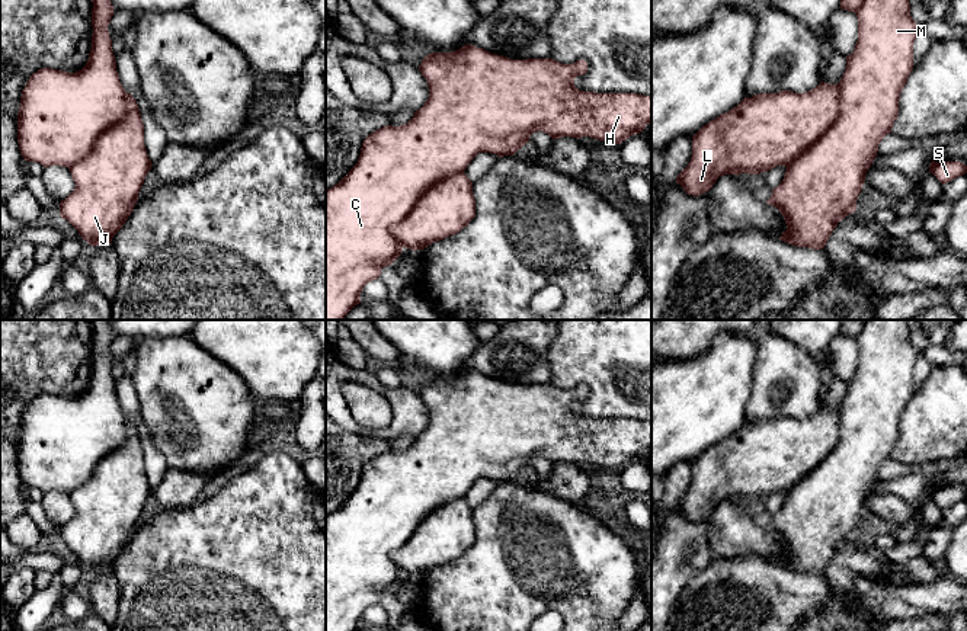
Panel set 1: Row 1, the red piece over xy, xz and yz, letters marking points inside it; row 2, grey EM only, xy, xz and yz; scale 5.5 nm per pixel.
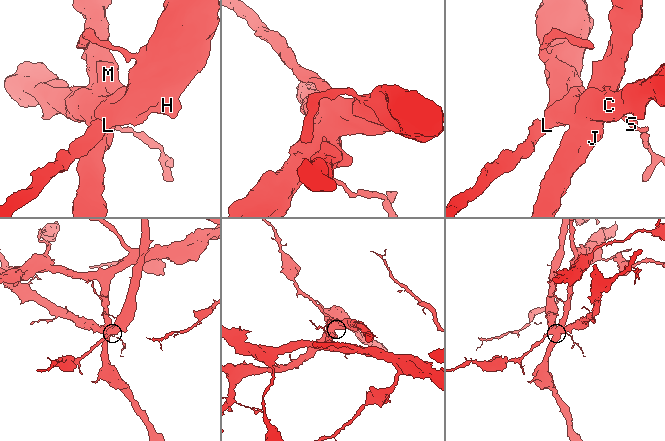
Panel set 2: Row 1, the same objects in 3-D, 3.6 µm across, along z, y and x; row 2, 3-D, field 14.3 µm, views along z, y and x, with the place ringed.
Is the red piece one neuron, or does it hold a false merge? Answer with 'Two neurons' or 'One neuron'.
Two neurons

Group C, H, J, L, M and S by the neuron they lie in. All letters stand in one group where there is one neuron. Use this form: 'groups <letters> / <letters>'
groups C H L S / J M

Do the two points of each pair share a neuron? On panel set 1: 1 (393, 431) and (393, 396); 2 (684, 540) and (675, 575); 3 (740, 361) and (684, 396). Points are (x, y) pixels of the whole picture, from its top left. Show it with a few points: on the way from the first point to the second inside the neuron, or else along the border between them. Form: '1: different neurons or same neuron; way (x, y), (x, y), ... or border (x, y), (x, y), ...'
1: same neuron; way (397, 422), (397, 404)
2: same neuron; way (684, 548), (675, 560), (675, 566)
3: same neuron; way (726, 371), (698, 396)

